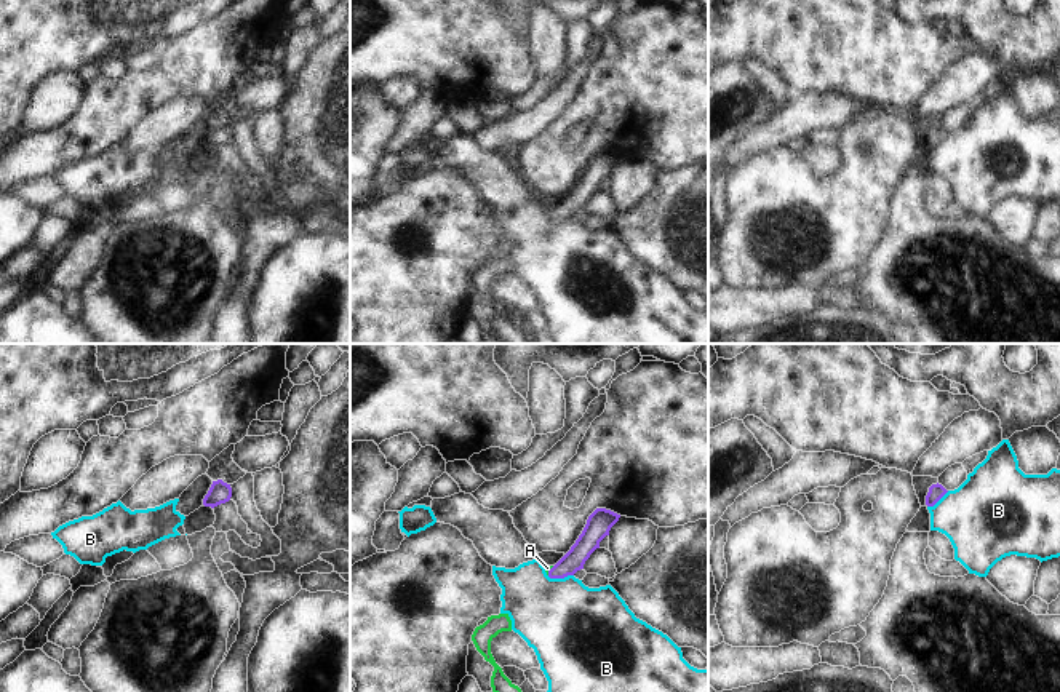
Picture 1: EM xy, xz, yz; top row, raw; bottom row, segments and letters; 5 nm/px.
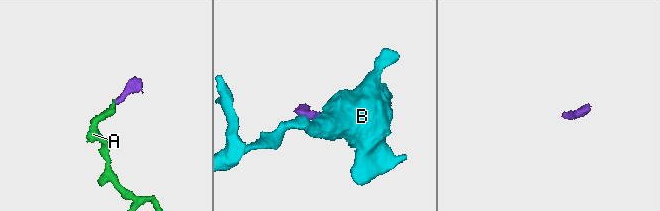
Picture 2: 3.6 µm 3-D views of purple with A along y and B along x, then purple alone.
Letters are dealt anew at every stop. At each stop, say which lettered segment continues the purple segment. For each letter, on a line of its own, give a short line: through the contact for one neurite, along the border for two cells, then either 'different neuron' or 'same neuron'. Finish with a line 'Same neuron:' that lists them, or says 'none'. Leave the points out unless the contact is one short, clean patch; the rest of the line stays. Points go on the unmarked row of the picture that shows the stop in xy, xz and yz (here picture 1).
A: line xz (587, 184), (561, 211), (549, 213), (547, 210); same neuron
B: line xz (573, 216), (563, 219), (547, 218); different neuron
Same neuron: A

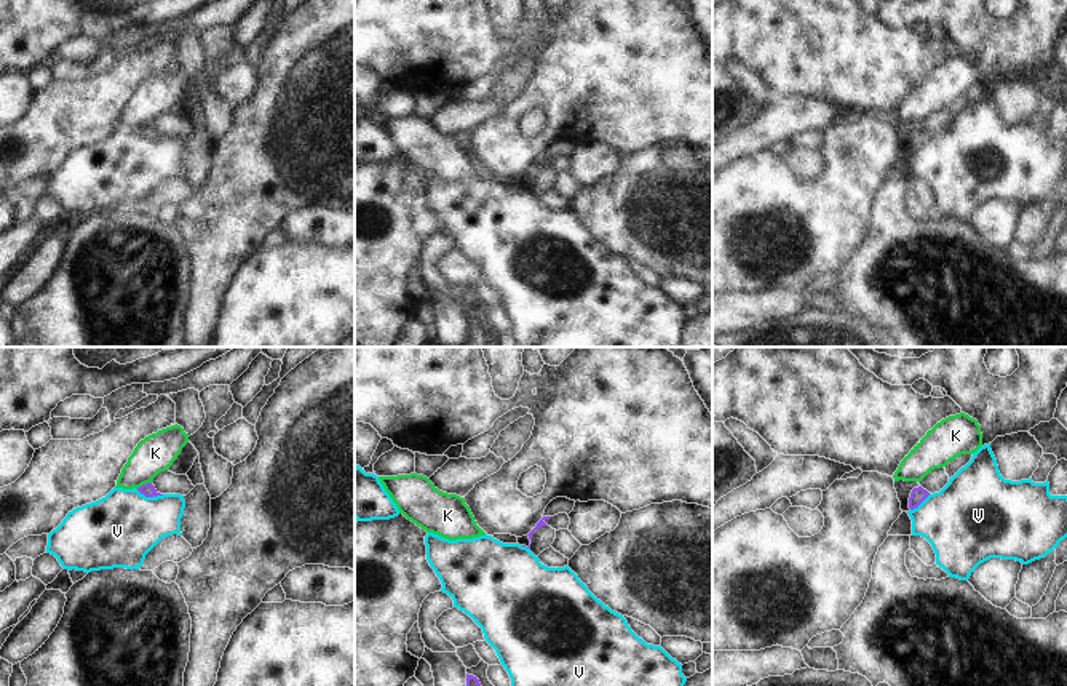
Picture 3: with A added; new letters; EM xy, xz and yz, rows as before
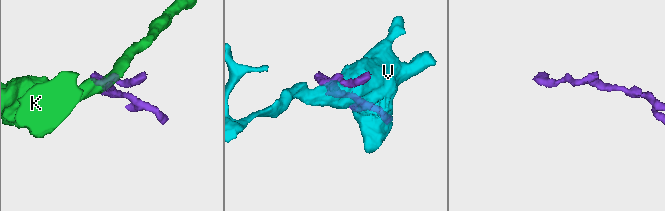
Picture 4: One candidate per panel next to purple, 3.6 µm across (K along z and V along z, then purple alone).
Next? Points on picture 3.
K: line xy (150, 123), (136, 130); different neuron
V: line xy (136, 131), (146, 138), (163, 136); different neuron
Same neuron: none

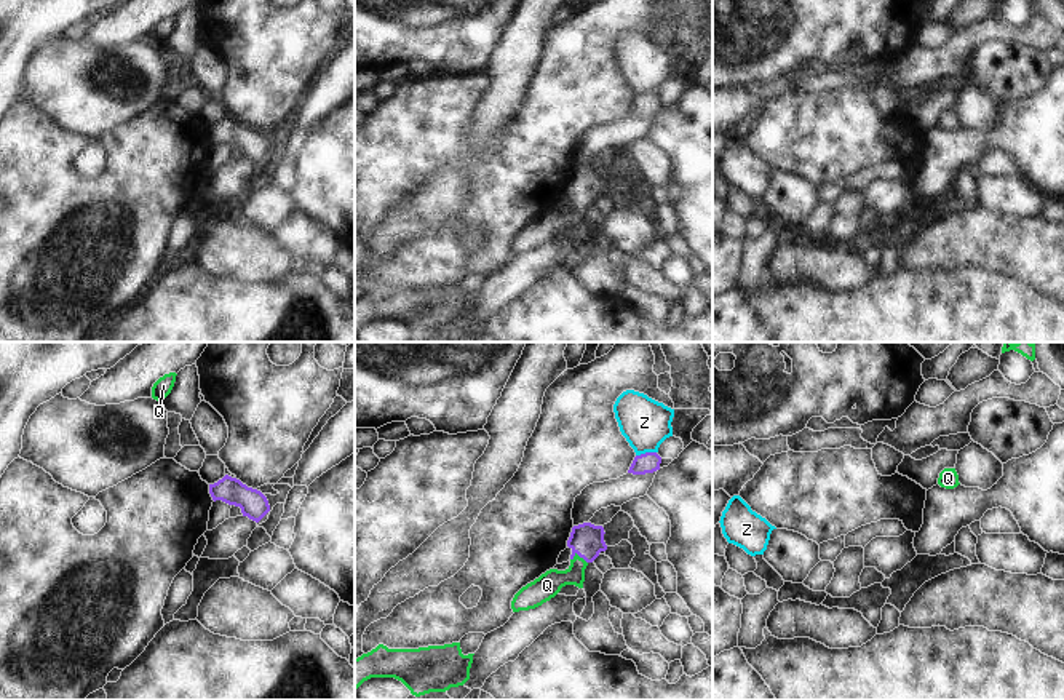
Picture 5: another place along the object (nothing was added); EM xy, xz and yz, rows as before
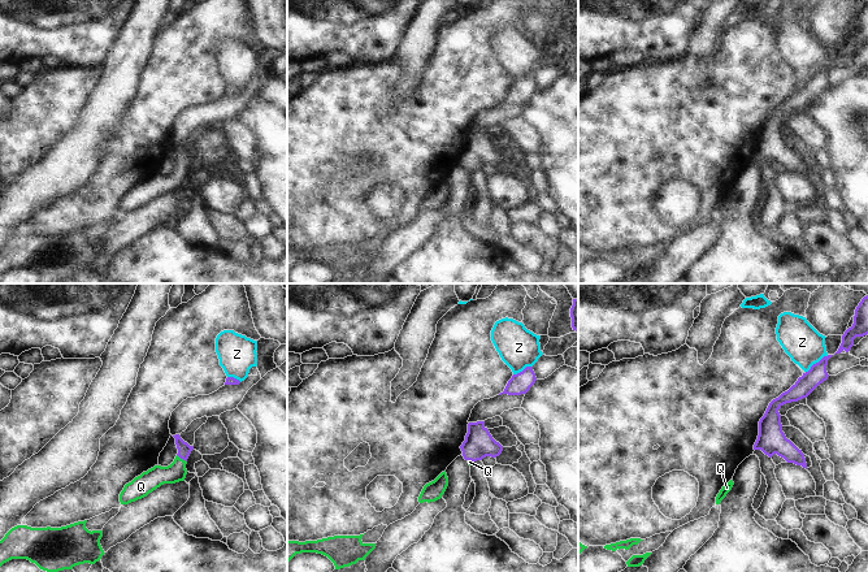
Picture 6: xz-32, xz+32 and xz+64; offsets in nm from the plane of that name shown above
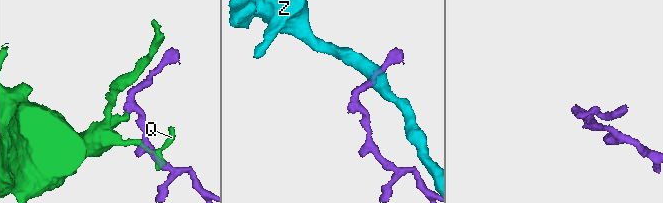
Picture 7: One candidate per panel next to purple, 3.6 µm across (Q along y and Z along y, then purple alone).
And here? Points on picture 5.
Q: line xz (587, 182), (585, 190), (579, 197), (566, 219), (547, 227); same neuron
Z: line xz (655, 93), (636, 98); different neuron
Same neuron: Q

